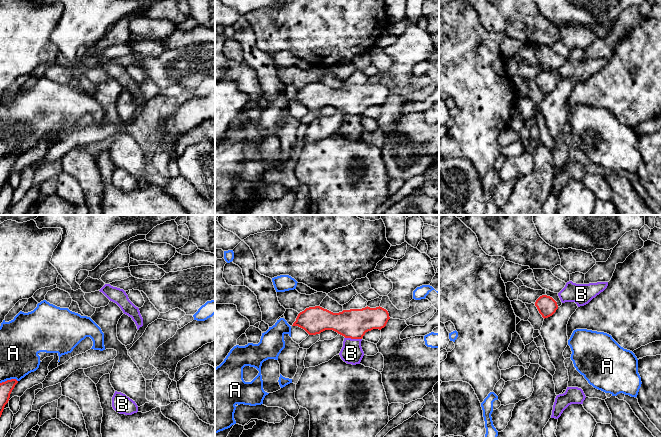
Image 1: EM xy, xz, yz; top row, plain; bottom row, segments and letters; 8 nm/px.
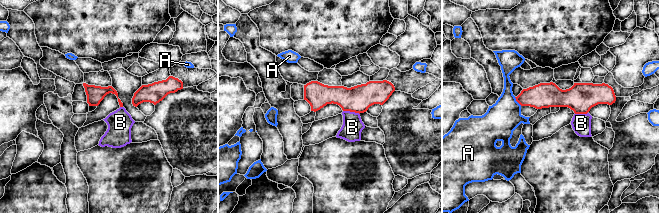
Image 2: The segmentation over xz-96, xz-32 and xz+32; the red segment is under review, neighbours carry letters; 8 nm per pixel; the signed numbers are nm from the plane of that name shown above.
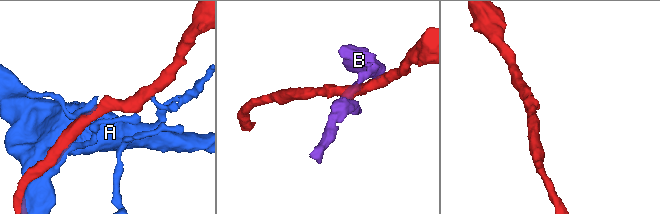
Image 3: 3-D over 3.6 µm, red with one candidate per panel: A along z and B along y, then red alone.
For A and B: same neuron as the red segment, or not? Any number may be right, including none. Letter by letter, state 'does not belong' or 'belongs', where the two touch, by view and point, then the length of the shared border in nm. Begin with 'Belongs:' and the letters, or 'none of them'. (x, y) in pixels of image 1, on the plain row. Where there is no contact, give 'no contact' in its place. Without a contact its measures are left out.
Belongs: none of them
A: does not belong | xy (8, 156) | 150 nm
B: does not belong | xz (353, 114) | 140 nm

